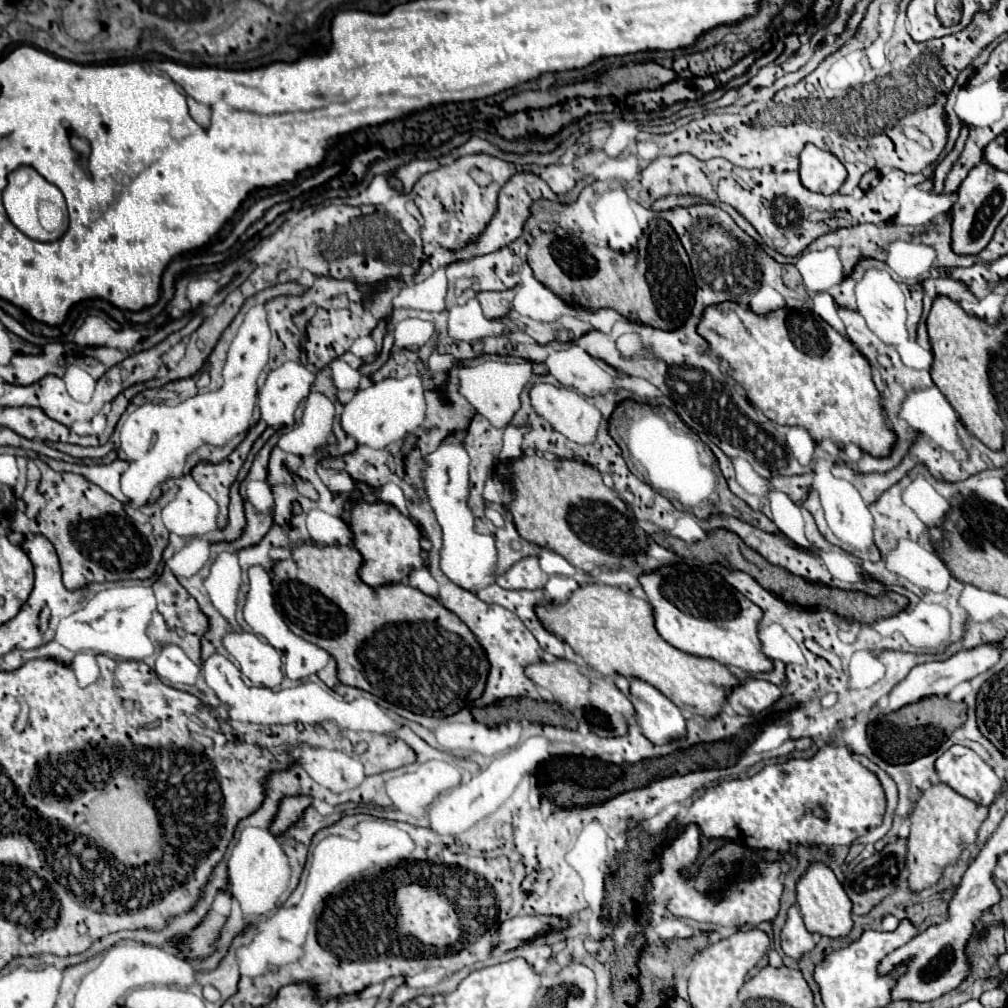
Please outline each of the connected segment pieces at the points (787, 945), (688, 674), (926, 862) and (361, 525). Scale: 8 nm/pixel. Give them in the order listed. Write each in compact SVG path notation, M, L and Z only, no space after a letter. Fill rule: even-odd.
M792 905L788 909L788 919L780 931L780 941L784 953L798 959L802 953L816 947L816 943L820 941L820 933L810 933L802 923L798 907Z
M596 583L582 585L568 597L566 603L536 605L536 617L548 633L566 641L590 667L600 671L604 677L614 677L614 675L620 673L626 679L638 677L642 681L648 681L650 685L660 689L670 701L674 701L680 709L686 709L692 715L702 715L702 717L718 715L720 705L726 701L726 691L740 683L718 661L684 653L684 651L672 647L670 643L666 643L654 627L654 615L652 615L650 605L644 599L638 599L630 591L624 591L620 587L596 585Z
M934 783L916 801L910 813L910 837L908 837L908 887L912 891L922 891L934 885L940 877L940 869L956 861L958 855L972 843L976 843L976 833L988 815L988 807L962 797L946 783Z
M356 501L350 509L348 527L352 531L354 547L360 551L364 559L358 575L366 585L378 587L394 581L400 583L402 579L408 577L412 569L418 569L424 565L424 559L420 555L422 553L420 529L410 517L402 515L394 505L388 505L382 501L374 501L374 503Z

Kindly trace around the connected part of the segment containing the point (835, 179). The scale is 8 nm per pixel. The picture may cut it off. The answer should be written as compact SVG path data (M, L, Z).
M808 143L800 153L800 177L802 185L818 193L836 193L846 179L846 167L842 161L812 143Z

